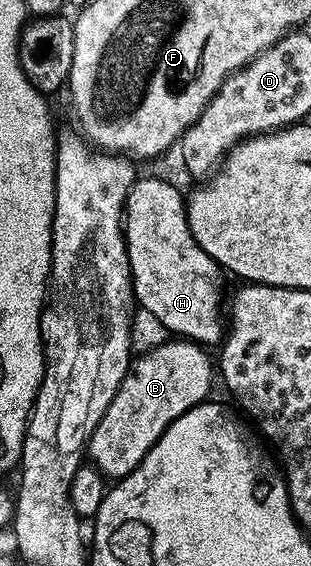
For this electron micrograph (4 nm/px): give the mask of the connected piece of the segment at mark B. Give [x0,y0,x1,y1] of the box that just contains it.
[87,340,215,480]

